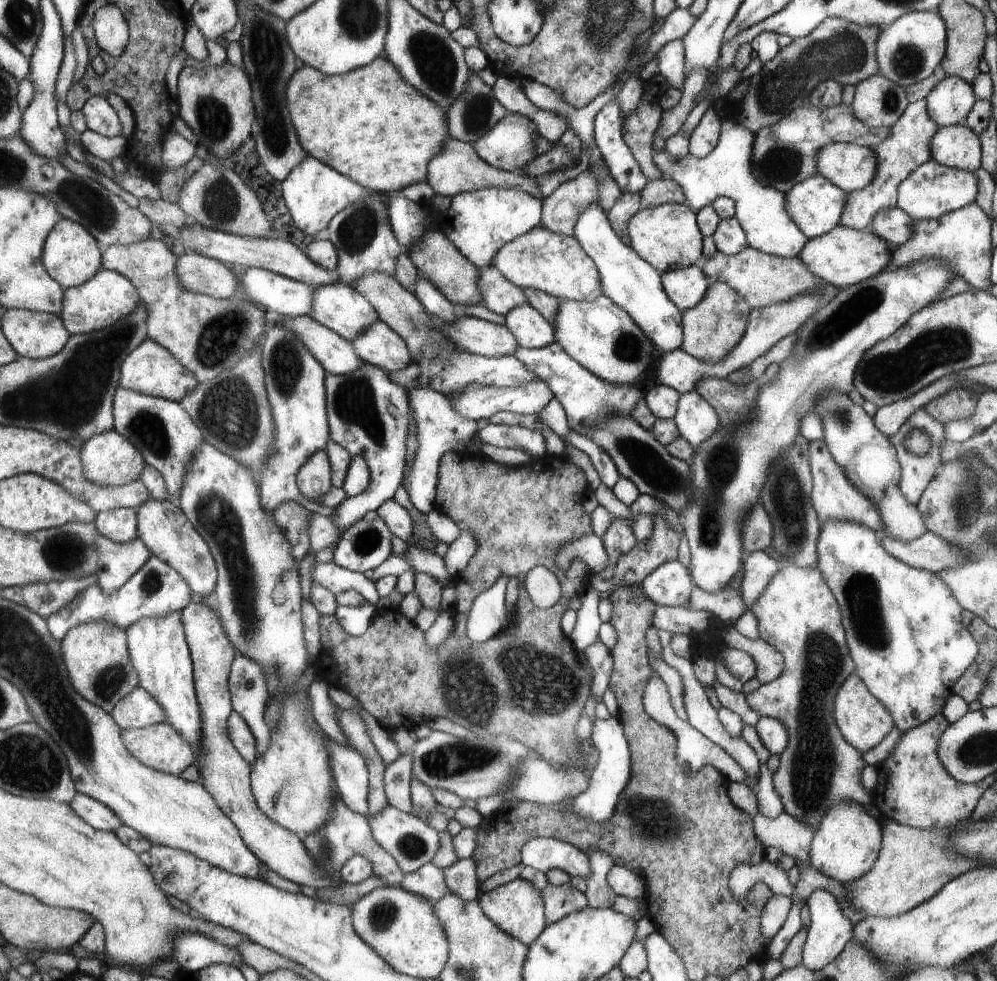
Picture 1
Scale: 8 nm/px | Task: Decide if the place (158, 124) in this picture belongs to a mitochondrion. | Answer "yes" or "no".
no

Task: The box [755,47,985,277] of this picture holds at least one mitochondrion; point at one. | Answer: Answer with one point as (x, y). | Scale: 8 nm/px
(889, 101)

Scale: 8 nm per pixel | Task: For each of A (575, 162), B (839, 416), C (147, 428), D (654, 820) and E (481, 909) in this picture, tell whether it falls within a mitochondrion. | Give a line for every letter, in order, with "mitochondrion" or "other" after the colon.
A: other
B: mitochondrion
C: mitochondrion
D: mitochondrion
E: other

